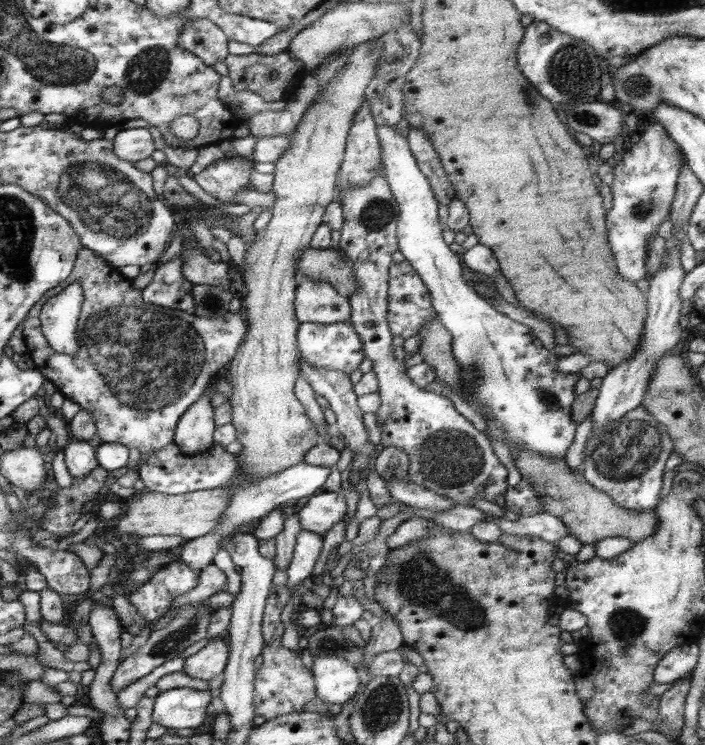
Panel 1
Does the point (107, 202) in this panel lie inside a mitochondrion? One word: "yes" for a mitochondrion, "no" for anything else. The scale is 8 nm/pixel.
yes

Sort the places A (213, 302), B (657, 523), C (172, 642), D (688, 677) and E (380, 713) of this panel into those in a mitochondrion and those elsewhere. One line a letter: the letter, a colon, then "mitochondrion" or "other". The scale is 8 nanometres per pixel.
A: mitochondrion
B: other
C: mitochondrion
D: other
E: mitochondrion

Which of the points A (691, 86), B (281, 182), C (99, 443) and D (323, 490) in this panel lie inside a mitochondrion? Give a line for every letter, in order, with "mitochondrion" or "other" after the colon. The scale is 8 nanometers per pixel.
A: other
B: other
C: other
D: other

